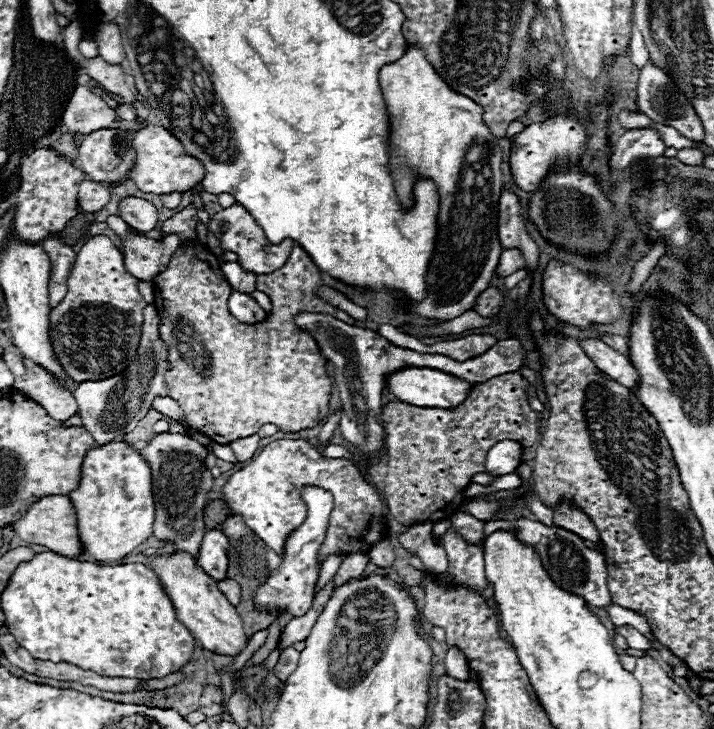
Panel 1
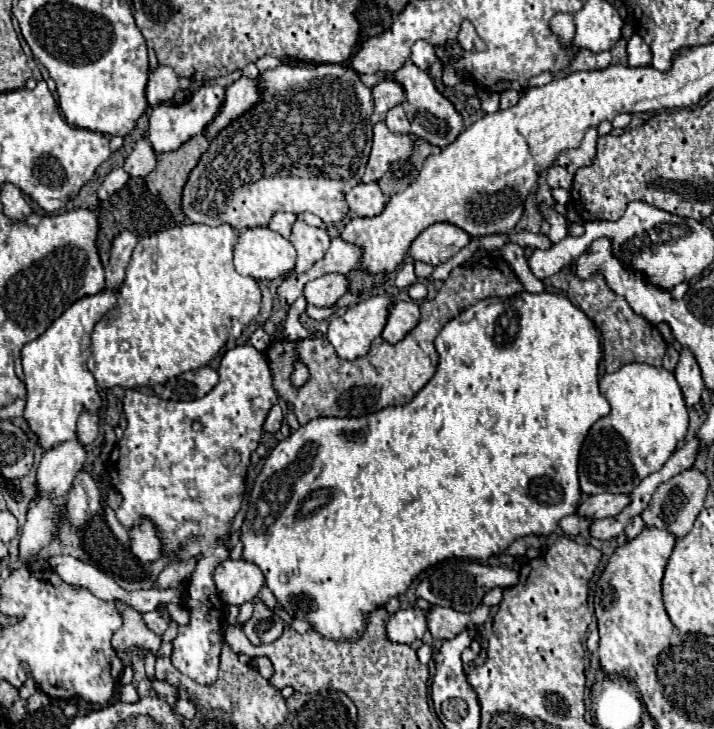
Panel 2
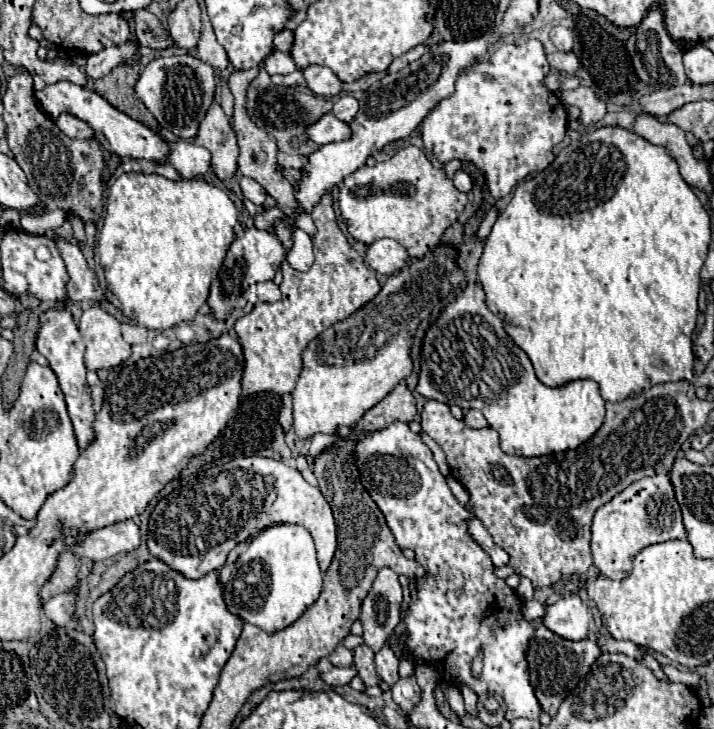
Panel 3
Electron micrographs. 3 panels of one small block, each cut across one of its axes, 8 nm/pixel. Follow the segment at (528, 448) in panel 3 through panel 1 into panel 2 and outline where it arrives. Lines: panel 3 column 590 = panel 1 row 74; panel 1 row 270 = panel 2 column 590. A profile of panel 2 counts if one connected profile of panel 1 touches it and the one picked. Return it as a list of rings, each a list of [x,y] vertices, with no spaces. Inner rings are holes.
[[[626,364],[618,372],[604,374],[600,380],[600,392],[610,402],[612,410],[590,428],[582,444],[578,464],[580,488],[590,496],[602,492],[632,492],[642,478],[660,470],[676,450],[676,444],[684,440],[688,430],[688,408],[674,374],[666,368],[654,368],[648,364]]]

